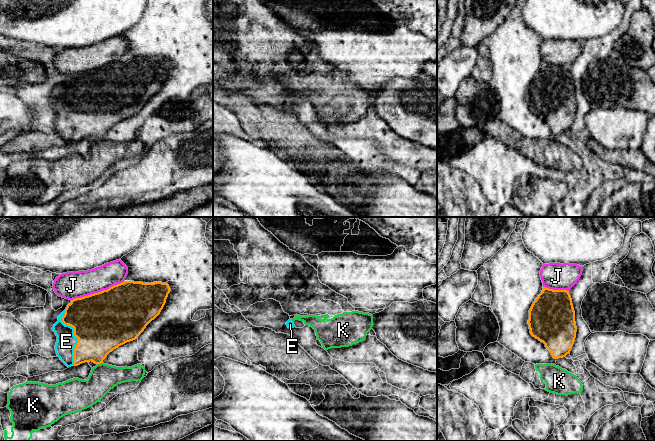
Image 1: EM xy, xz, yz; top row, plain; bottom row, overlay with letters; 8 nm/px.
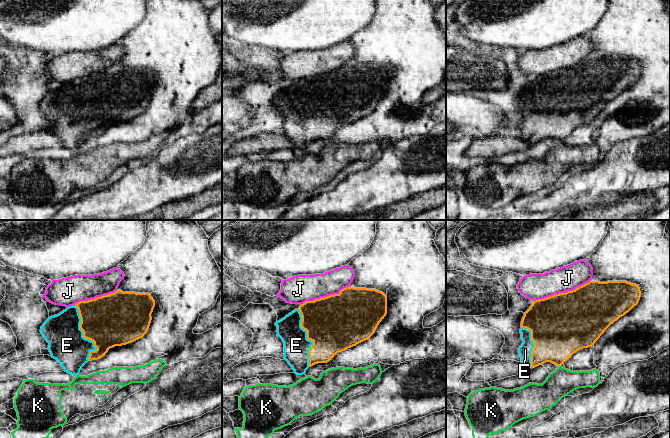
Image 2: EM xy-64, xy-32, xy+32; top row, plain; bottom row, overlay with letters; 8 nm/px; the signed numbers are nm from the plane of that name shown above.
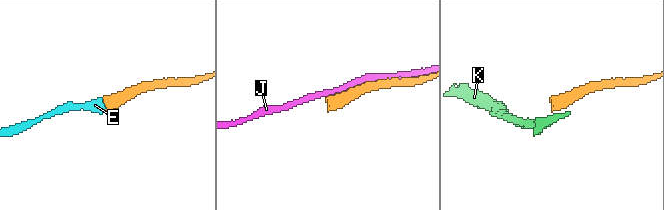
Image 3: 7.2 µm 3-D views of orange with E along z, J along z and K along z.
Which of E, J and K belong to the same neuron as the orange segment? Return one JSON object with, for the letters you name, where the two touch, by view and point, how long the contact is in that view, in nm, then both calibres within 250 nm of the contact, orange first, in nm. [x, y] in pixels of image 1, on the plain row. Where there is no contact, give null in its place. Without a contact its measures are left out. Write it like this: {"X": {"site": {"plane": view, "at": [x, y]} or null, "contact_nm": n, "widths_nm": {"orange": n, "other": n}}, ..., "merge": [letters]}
{"E": {"site": {"plane": "xy", "at": [75, 112]}, "contact_nm": 460, "widths_nm": {"orange": 480, "other": 160}}, "merge": ["E"]}

